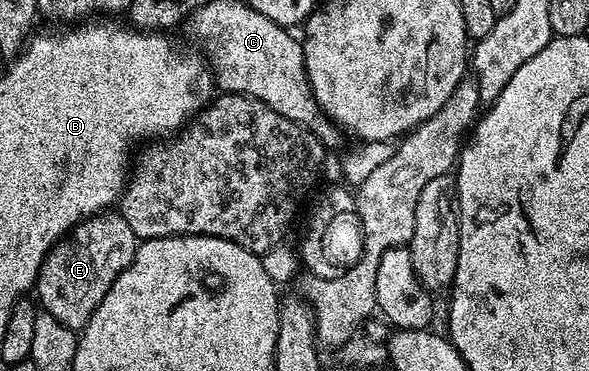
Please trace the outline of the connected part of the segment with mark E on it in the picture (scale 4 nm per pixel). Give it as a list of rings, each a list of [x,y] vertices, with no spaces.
[[[104,211],[93,217],[84,217],[47,252],[39,268],[33,293],[42,312],[53,315],[53,319],[57,319],[57,323],[65,323],[65,327],[82,331],[101,299],[105,299],[109,287],[113,287],[117,275],[133,263],[136,248],[137,238],[118,211]]]

